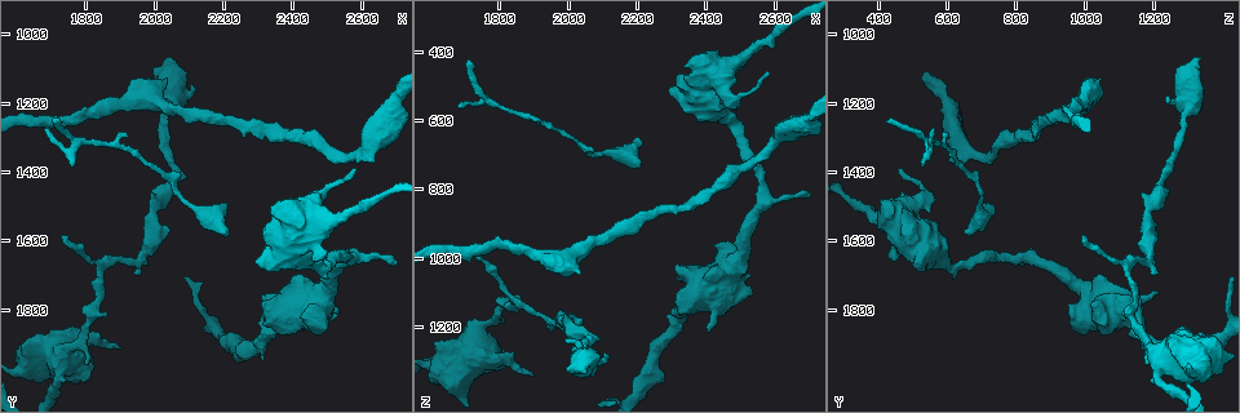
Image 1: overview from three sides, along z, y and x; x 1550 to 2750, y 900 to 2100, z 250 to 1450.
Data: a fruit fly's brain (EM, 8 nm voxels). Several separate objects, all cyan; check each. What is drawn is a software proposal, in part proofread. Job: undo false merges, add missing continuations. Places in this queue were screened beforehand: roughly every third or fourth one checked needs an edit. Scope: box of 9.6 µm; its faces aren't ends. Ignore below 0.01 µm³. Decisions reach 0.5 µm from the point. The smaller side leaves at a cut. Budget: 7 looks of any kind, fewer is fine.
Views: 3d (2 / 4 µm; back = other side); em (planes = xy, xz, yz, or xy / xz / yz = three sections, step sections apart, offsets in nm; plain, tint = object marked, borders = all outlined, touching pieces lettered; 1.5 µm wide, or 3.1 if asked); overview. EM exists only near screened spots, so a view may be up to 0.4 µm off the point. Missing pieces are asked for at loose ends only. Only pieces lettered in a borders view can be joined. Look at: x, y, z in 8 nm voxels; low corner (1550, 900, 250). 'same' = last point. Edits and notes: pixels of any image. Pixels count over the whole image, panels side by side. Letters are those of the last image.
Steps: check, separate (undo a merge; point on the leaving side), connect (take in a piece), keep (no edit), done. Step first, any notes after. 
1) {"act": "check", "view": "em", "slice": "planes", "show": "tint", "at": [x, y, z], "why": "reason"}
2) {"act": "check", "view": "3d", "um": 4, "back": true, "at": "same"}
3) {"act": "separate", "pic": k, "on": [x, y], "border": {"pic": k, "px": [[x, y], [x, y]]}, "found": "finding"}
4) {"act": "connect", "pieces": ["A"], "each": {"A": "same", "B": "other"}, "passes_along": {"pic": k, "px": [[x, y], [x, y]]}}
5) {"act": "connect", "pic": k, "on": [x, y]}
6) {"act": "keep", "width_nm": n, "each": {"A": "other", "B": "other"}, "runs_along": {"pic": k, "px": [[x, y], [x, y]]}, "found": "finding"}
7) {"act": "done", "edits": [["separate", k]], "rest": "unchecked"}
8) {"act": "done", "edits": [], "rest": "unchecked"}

{"act": "check", "view": "3d", "um": 4, "back": true, "at": [1700, 1250, 430], "why": "tapers out"}

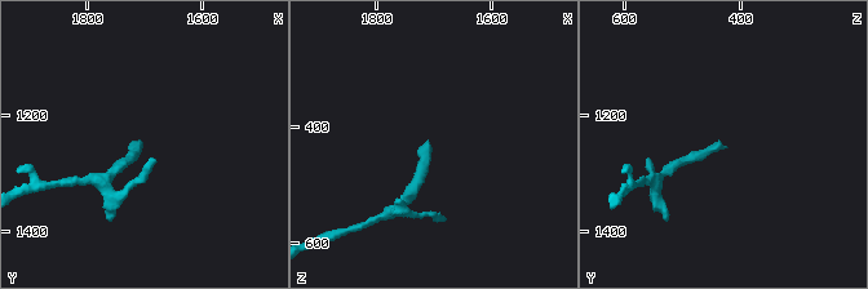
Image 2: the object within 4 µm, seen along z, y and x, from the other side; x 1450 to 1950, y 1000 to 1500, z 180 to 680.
{"act": "check", "view": "em", "slice": "yz", "step": 8, "show": "tint", "at": [1710, 1255, 430], "why": "need the tissue"}

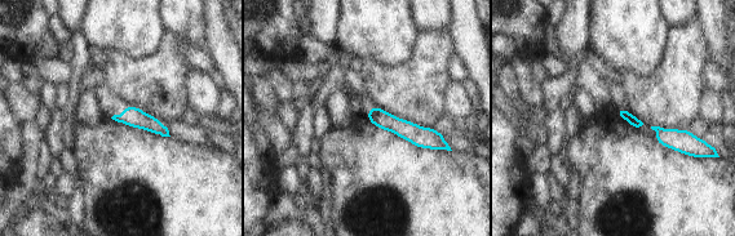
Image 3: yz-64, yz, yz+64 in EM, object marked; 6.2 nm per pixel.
{"act": "check", "view": "em", "slice": "planes", "show": "borders", "at": "same", "why": "cut it another way"}

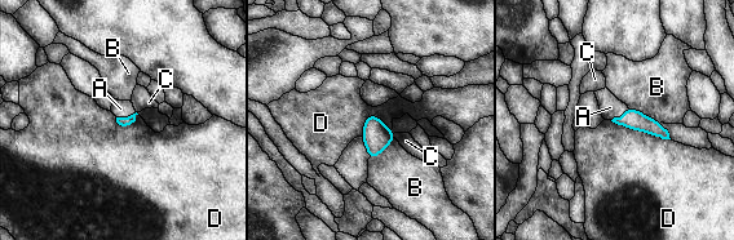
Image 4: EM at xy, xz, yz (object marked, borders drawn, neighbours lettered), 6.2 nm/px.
{"act": "connect", "pieces": ["A"], "each": {"A": "same", "B": "other", "C": "other", "D": "other"}, "found": "it goes on there"}

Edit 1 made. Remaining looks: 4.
{"act": "check", "view": "em", "slice": "xz", "step": 8, "show": "borders", "at": [1900, 1910, 1330], "why": "an open end"}

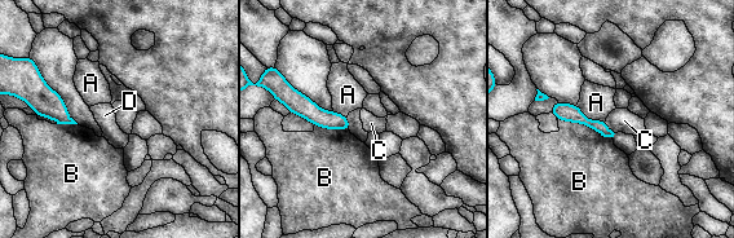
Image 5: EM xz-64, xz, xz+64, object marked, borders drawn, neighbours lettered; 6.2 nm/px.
{"act": "check", "view": "em", "slice": "planes", "show": "borders", "at": "same"}

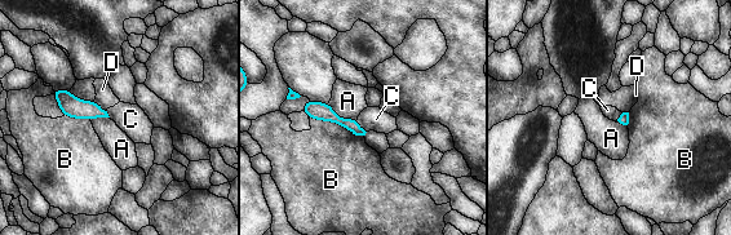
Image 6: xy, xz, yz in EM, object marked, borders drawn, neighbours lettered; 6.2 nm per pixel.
{"act": "keep", "each": {"A": "other", "B": "other", "C": "other", "D": "other"}, "found": "none of them fits"}

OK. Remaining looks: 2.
{"act": "check", "view": "em", "slice": "planes", "show": "tint", "at": [1880, 1200, 990], "why": "sudden change in width"}

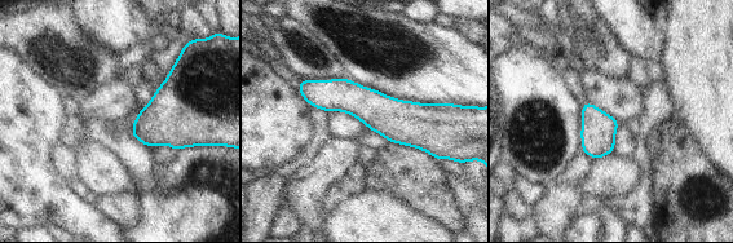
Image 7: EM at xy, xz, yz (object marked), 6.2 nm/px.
{"act": "check", "view": "em", "slice": "planes", "show": "borders", "at": "same", "why": "see the neighbours"}

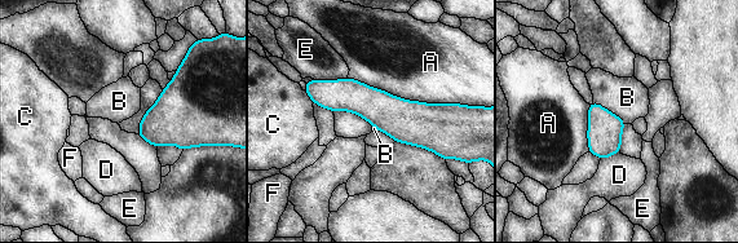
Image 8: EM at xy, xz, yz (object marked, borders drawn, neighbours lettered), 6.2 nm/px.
{"act": "keep", "width_nm": 60, "each": {"A": "other", "B": "other", "C": "other", "D": "other", "E": "other", "F": "other"}, "border": {"pic": 8, "px": [[593, 100], [627, 123]]}, "found": "continuous, no second neuron"}

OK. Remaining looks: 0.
{"act": "done", "edits": [["connect", 4]], "rest": "unchecked"}

